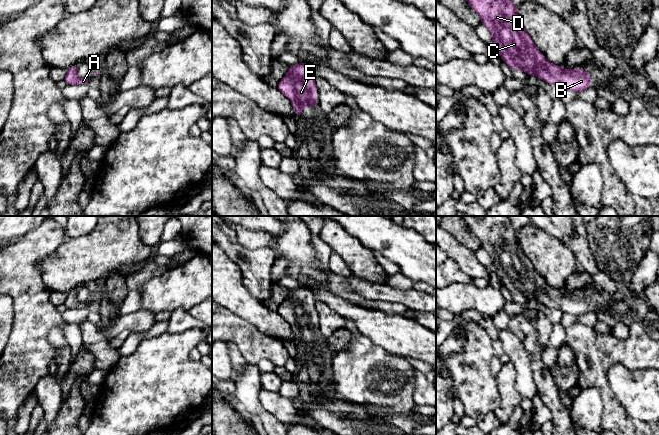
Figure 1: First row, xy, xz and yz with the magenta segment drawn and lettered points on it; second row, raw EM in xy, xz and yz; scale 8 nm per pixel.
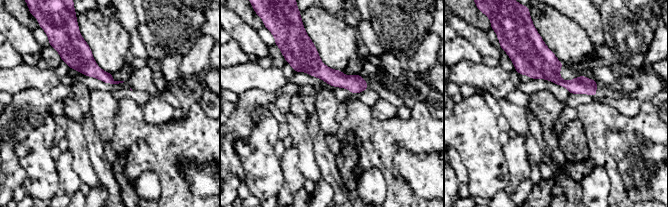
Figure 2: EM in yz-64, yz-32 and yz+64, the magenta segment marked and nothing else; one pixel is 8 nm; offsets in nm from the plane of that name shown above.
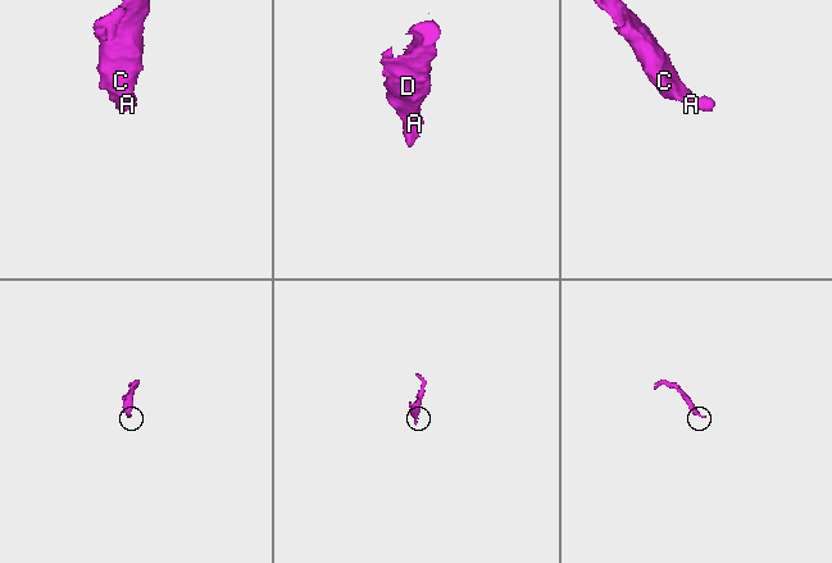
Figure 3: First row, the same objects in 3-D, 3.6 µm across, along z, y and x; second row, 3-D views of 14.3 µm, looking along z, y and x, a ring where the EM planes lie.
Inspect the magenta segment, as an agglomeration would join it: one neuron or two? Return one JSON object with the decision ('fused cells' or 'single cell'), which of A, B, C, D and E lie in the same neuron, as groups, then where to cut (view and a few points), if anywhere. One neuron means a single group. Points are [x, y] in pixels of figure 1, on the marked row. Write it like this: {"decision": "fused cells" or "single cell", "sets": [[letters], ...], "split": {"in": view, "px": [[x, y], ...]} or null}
{"decision": "single cell", "sets": [["A", "B", "C", "D", "E"]], "split": null}

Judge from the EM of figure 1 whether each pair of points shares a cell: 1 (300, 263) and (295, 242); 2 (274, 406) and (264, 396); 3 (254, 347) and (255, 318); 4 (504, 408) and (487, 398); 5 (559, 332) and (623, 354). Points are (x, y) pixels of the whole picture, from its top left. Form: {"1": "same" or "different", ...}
{"1": "same", "2": "same", "3": "different", "4": "different", "5": "different"}

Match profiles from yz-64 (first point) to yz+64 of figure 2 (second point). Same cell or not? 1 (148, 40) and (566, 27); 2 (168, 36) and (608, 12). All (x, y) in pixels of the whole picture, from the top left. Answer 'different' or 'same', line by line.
1: different
2: same

